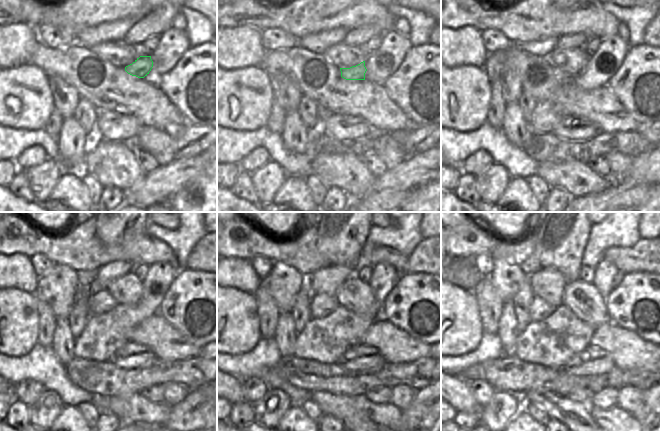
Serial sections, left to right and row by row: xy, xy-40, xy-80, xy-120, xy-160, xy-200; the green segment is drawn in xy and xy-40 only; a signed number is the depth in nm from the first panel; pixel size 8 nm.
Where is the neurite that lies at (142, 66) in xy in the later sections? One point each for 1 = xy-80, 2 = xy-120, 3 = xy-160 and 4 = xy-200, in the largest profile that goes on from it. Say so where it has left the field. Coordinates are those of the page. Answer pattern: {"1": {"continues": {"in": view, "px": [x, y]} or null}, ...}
{"1": {"continues": {"in": "xy-80", "px": [563, 78]}}, "2": {"continues": {"in": "xy-120", "px": [102, 301]}}, "3": {"continues": {"in": "xy-160", "px": [320, 305]}}, "4": {"continues": {"in": "xy-200", "px": [539, 309]}}}

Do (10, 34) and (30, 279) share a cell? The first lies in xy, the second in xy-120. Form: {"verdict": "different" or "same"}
{"verdict": "same"}

